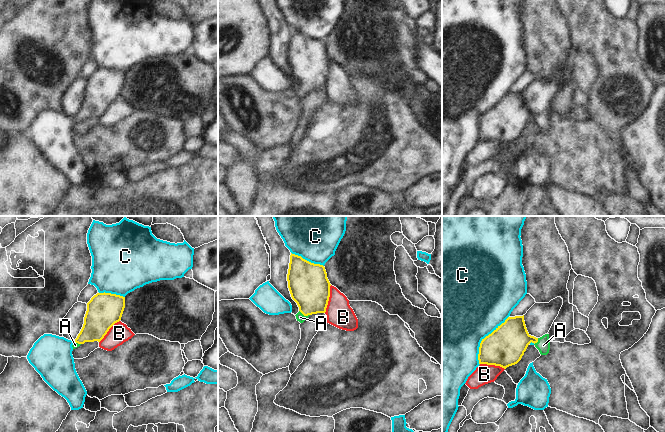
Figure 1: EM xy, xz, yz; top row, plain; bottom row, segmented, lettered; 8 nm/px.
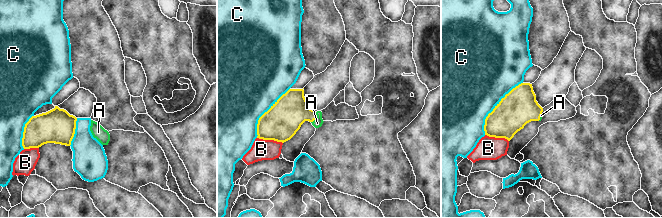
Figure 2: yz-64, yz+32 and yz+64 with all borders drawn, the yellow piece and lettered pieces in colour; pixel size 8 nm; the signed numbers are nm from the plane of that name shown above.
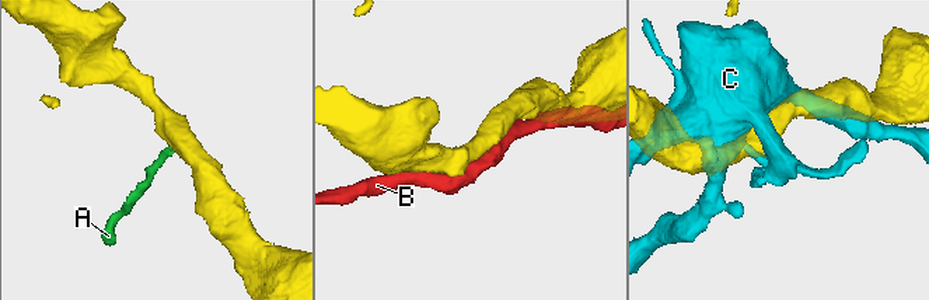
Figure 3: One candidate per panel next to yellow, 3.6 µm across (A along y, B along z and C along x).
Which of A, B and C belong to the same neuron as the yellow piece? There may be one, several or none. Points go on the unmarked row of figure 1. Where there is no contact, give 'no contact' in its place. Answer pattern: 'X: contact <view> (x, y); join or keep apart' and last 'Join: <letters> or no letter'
A: contact xz (304, 91); join
B: contact xz (328, 75); keep apart
C: contact yz (483, 115); keep apart
Join: A

